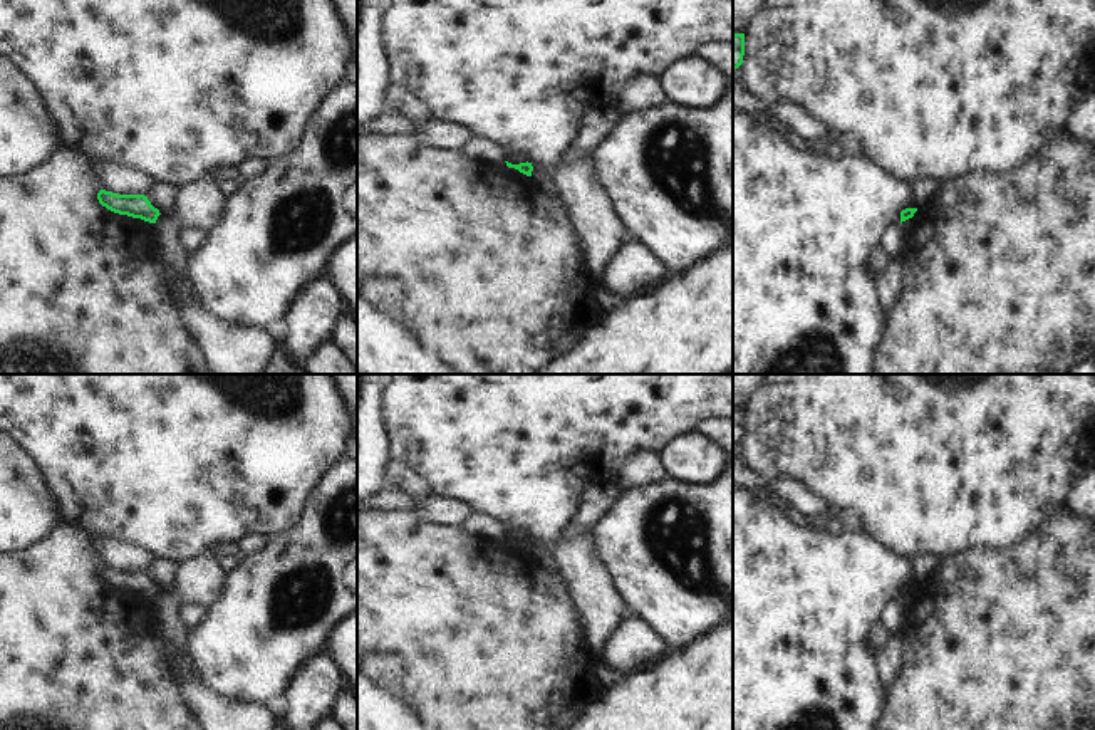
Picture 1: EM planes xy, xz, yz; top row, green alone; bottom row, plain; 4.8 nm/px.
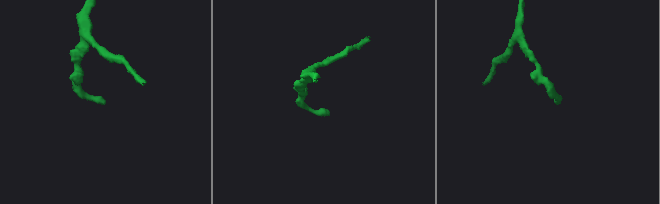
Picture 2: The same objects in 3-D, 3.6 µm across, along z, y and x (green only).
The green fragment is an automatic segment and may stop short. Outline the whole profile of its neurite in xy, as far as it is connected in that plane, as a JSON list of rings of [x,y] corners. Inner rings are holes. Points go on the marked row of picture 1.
[[[101,190],[97,193],[97,200],[102,206],[114,213],[141,218],[149,223],[156,223],[158,216],[161,215],[144,195],[117,195]]]

